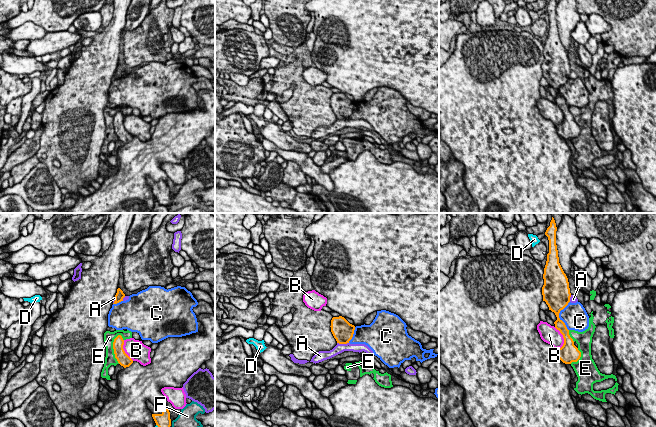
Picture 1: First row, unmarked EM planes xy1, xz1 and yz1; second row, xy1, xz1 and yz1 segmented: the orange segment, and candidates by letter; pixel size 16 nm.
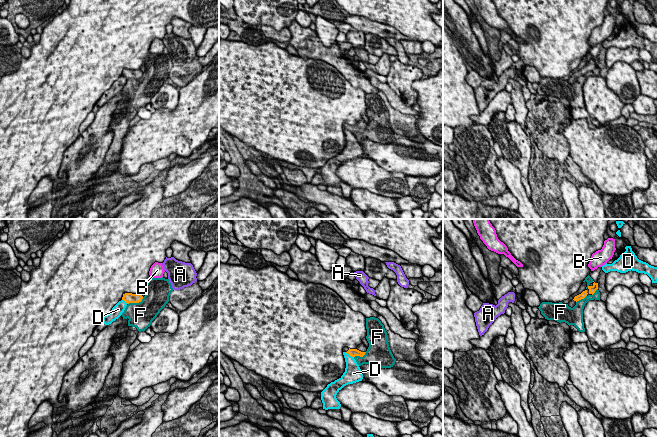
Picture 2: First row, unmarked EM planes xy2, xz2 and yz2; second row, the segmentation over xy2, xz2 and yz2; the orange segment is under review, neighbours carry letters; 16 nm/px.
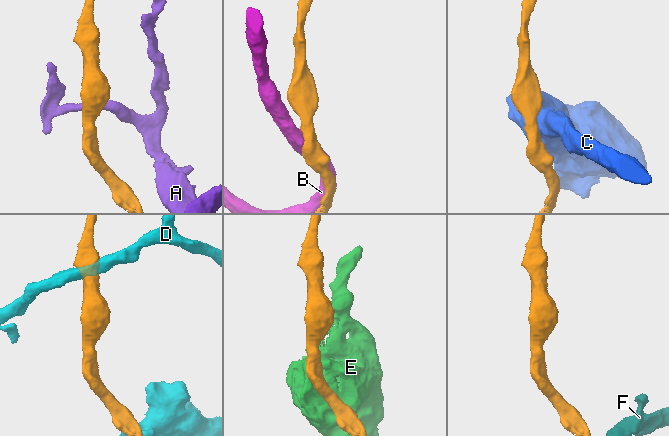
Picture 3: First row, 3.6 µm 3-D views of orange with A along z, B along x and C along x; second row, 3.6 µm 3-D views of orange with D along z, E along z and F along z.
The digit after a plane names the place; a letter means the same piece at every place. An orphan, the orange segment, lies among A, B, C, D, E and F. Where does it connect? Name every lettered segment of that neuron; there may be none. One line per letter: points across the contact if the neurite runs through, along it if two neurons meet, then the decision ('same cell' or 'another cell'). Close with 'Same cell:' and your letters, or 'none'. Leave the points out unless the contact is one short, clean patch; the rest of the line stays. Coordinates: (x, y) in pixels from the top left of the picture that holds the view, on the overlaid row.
A: border along xz1 (337, 342), (348, 343); another cell
B: another cell
C: another cell
D: another cell
E: another cell
F: another cell
Same cell: none

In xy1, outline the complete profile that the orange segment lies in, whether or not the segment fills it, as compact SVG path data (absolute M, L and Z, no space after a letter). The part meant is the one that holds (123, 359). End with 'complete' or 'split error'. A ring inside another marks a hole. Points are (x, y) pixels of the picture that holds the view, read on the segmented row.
M118 335L113 342L114 354L118 363L124 368L126 368L133 363L133 360L125 353L123 345L124 345L124 340L121 335Z; complete

